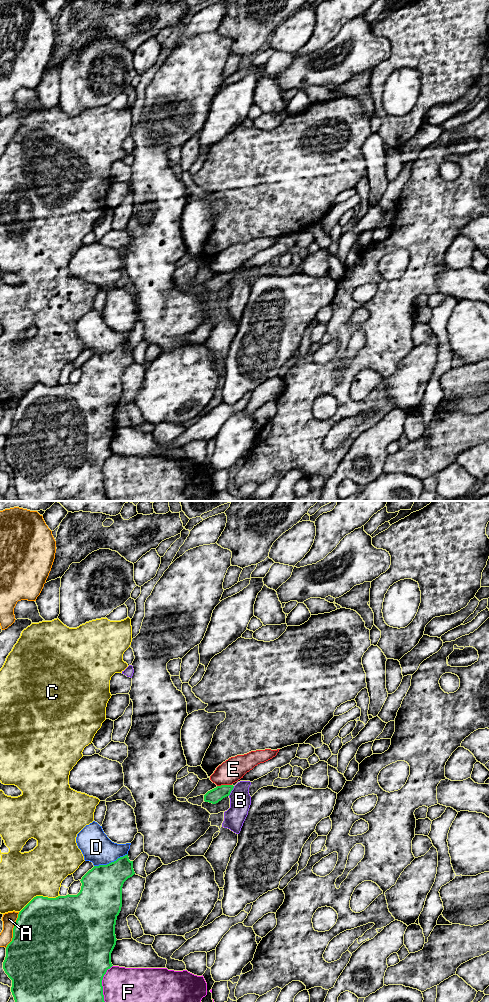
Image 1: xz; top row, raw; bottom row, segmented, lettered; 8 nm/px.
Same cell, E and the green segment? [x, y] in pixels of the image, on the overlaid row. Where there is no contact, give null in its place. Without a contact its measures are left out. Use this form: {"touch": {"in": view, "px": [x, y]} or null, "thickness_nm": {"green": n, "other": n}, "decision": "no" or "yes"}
{"touch": {"in": "xz", "px": [224, 785]}, "thickness_nm": {"green": 120, "other": 190}, "decision": "no"}

